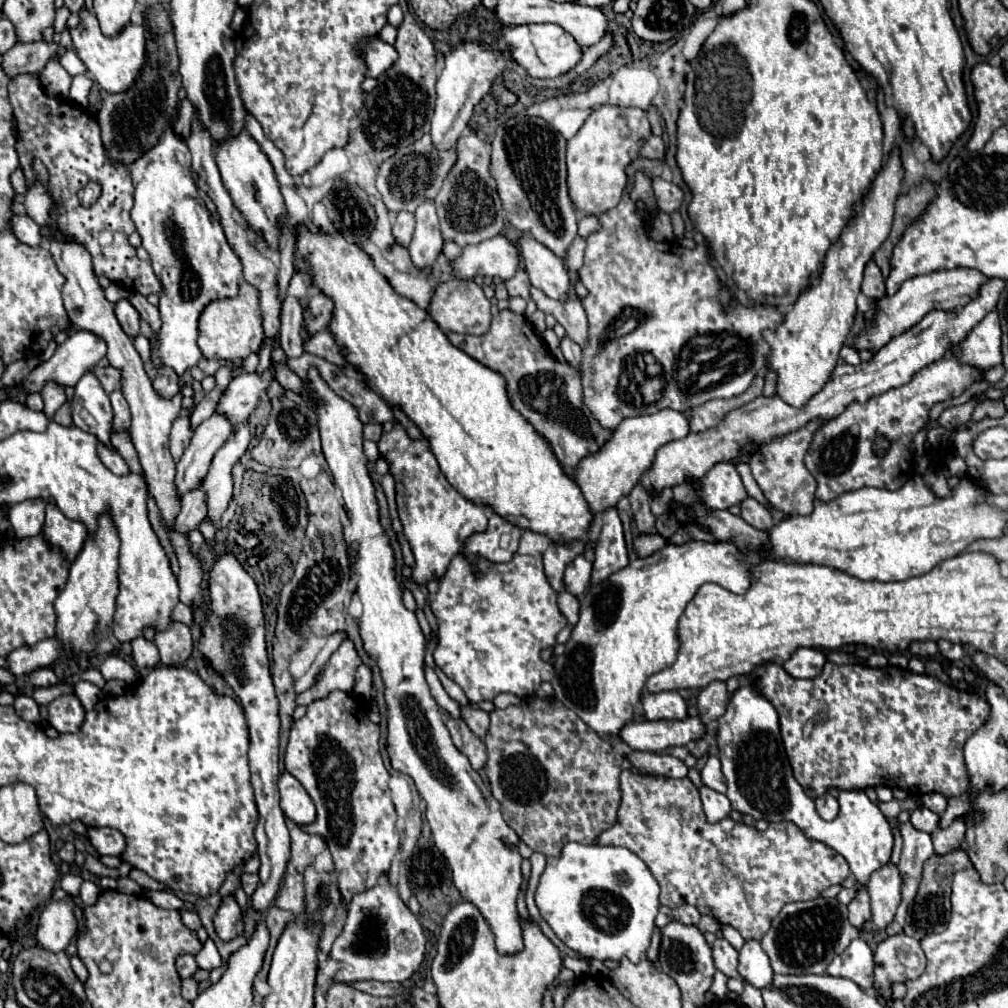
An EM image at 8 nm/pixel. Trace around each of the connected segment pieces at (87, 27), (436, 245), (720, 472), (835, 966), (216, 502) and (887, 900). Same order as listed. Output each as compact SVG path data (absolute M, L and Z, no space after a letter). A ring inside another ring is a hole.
M81 10L79 16L81 16L81 24L71 30L71 36L73 36L73 44L75 44L79 58L85 62L85 66L89 70L89 76L107 94L119 94L119 92L129 90L135 84L135 80L145 64L145 30L143 30L143 26L127 24L121 30L121 34L107 38L99 30L99 24L97 24L97 18L93 16L93 12Z
M425 200L423 204L419 204L415 216L417 216L417 224L415 224L413 240L409 244L409 254L417 268L431 268L437 254L443 248L443 236L439 230L435 202Z
M729 462L715 464L701 480L693 484L701 484L697 492L701 500L713 510L727 510L735 504L741 504L747 498L741 476L737 468Z
M853 940L827 968L829 976L853 980L861 990L873 990L873 952L865 940Z
M248 421L243 422L237 428L233 438L229 438L219 452L215 454L209 474L203 480L205 500L207 500L207 520L217 524L223 516L223 512L229 506L231 492L233 492L233 480L231 480L231 468L235 462L245 454L251 441L251 432Z
M889 862L877 872L873 872L873 876L867 882L873 918L863 926L865 932L883 930L887 924L891 924L895 910L901 902L901 888L903 888L903 876L897 864Z

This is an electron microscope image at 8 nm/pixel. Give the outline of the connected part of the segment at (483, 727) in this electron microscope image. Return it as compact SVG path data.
M467 704L467 706L461 706L461 718L469 724L469 728L479 738L485 736L487 728L489 728L489 714L485 710L479 710L479 708L473 708L471 704Z

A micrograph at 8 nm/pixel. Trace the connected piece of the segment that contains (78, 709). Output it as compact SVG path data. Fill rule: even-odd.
M63 694L49 704L49 724L57 732L77 732L85 720L85 710L75 694Z

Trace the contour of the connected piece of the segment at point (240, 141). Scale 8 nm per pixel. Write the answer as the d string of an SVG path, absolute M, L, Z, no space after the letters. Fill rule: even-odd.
M241 132L241 136L215 146L215 160L217 160L219 172L221 172L223 184L225 184L227 192L231 194L233 204L235 204L237 212L241 214L241 218L245 220L245 224L253 232L263 236L269 250L277 252L287 210L285 210L285 202L279 192L279 182L275 178L269 158L259 150L257 142L247 132Z

